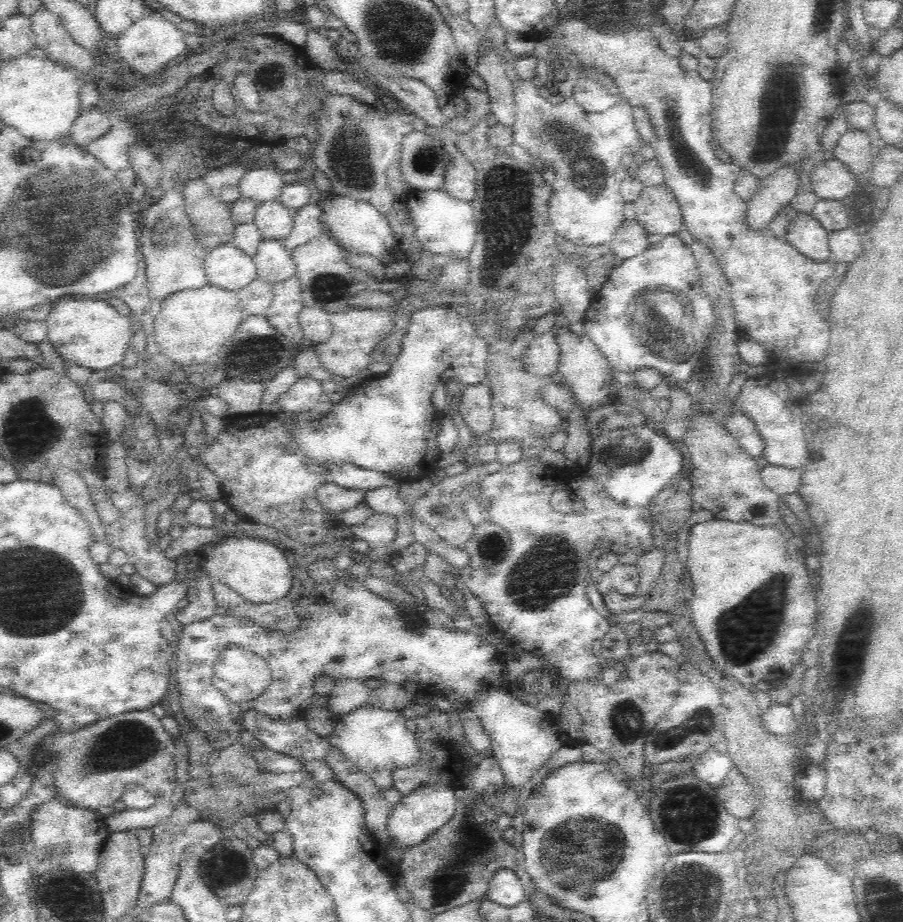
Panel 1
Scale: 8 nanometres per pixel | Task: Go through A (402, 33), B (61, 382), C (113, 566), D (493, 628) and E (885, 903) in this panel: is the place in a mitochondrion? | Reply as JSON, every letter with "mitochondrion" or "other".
{"A":"mitochondrion","B":"other","C":"other","D":"other","E":"mitochondrion"}

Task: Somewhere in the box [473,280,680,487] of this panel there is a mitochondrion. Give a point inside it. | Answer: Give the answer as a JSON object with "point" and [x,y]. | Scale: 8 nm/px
{"point":[653,322]}

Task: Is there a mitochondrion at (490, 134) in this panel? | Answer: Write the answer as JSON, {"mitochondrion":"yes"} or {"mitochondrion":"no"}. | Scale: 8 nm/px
{"mitochondrion":"no"}

